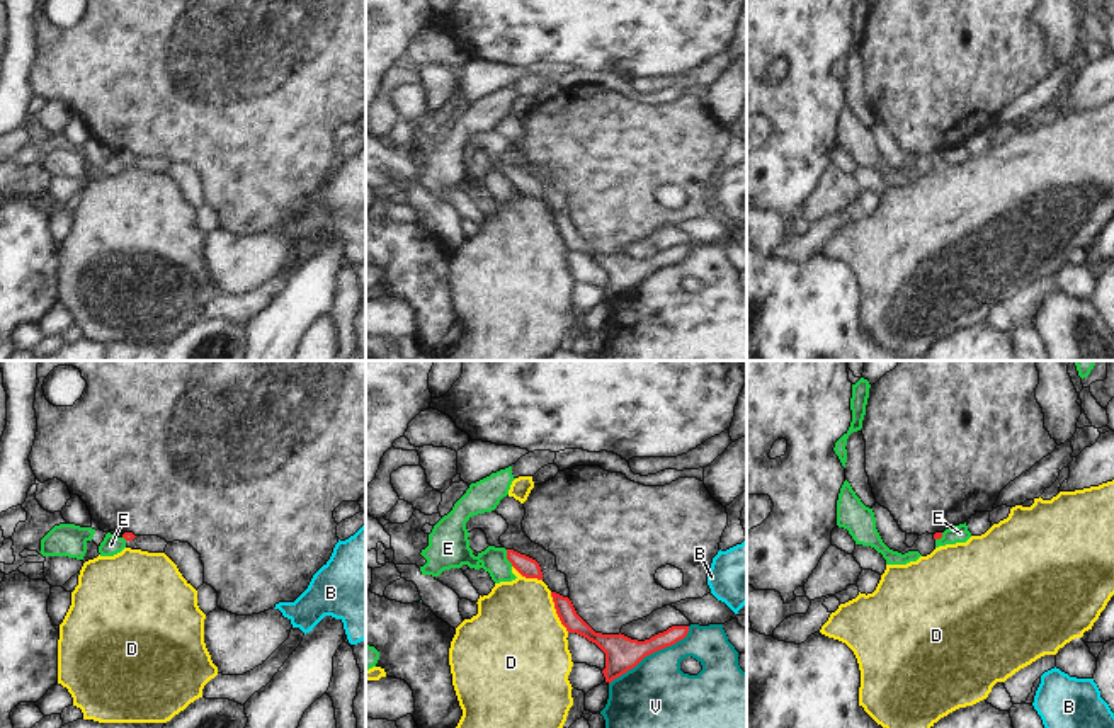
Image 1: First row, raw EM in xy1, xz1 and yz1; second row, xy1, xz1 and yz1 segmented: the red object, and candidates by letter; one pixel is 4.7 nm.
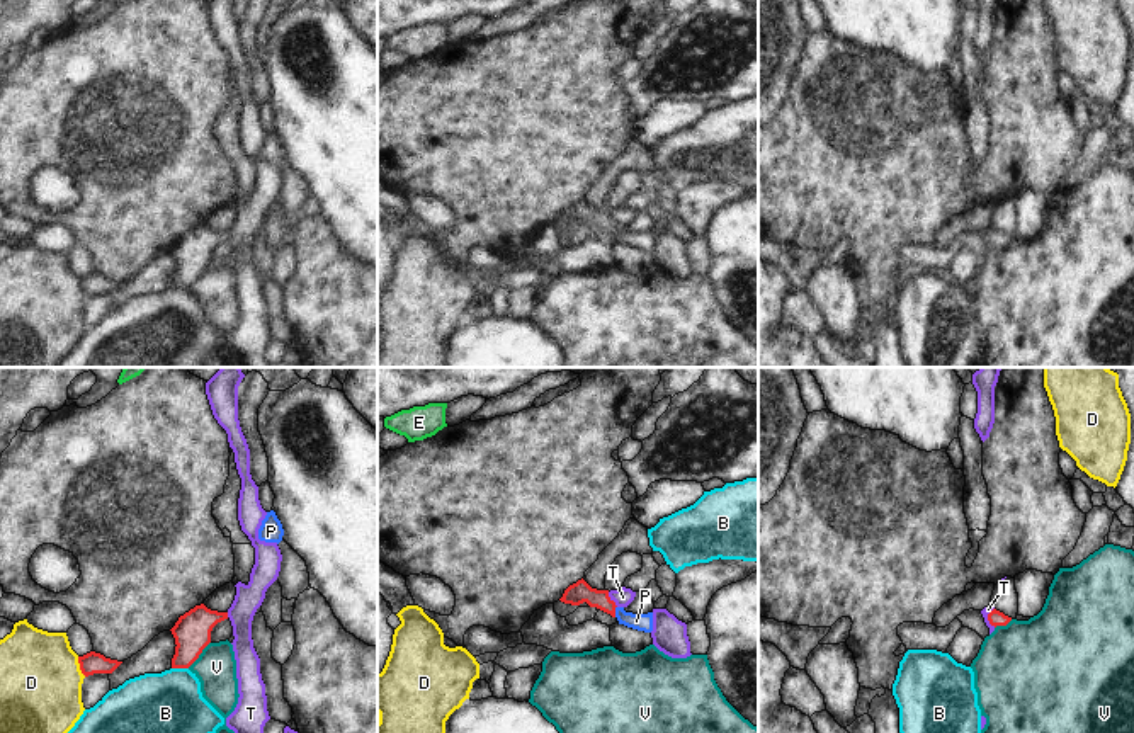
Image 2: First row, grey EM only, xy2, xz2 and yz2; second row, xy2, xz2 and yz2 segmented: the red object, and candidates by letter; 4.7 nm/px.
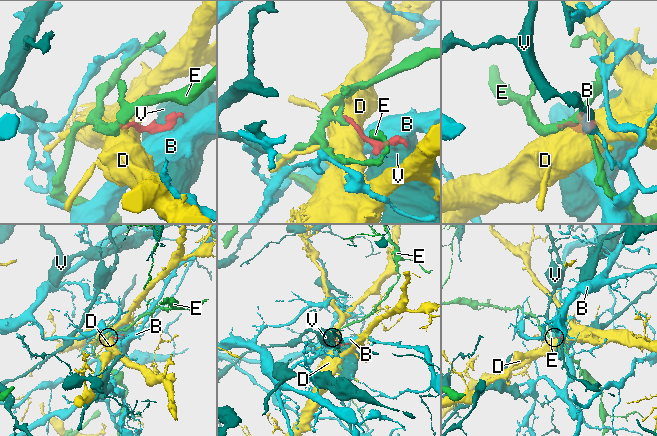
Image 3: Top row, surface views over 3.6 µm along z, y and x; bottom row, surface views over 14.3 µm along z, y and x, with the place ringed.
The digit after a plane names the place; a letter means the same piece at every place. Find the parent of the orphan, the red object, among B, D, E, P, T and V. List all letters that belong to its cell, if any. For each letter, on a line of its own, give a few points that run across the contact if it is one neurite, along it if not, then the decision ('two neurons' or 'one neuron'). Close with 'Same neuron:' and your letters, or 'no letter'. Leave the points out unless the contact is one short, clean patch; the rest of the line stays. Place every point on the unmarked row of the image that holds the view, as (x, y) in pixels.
B: line xy2 (172, 286), (187, 288); two neurons
D: line xz1 (550, 211), (555, 232), (568, 250); two neurons
E: line xz1 (505, 169), (505, 177), (512, 184); two neurons
P: line xz2 (578, 211), (601, 218), (614, 230), (636, 240); one neuron
T: line xz2 (607, 211), (618, 225); two neurons
V: two neurons
Same neuron: P

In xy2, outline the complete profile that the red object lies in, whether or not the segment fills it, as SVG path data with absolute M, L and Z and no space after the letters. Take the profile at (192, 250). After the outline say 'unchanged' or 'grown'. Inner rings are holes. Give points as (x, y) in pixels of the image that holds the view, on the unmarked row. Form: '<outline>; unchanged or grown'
M204 223L180 235L170 248L177 264L172 287L189 287L211 262L213 247L224 238L228 231L211 230Z; unchanged

